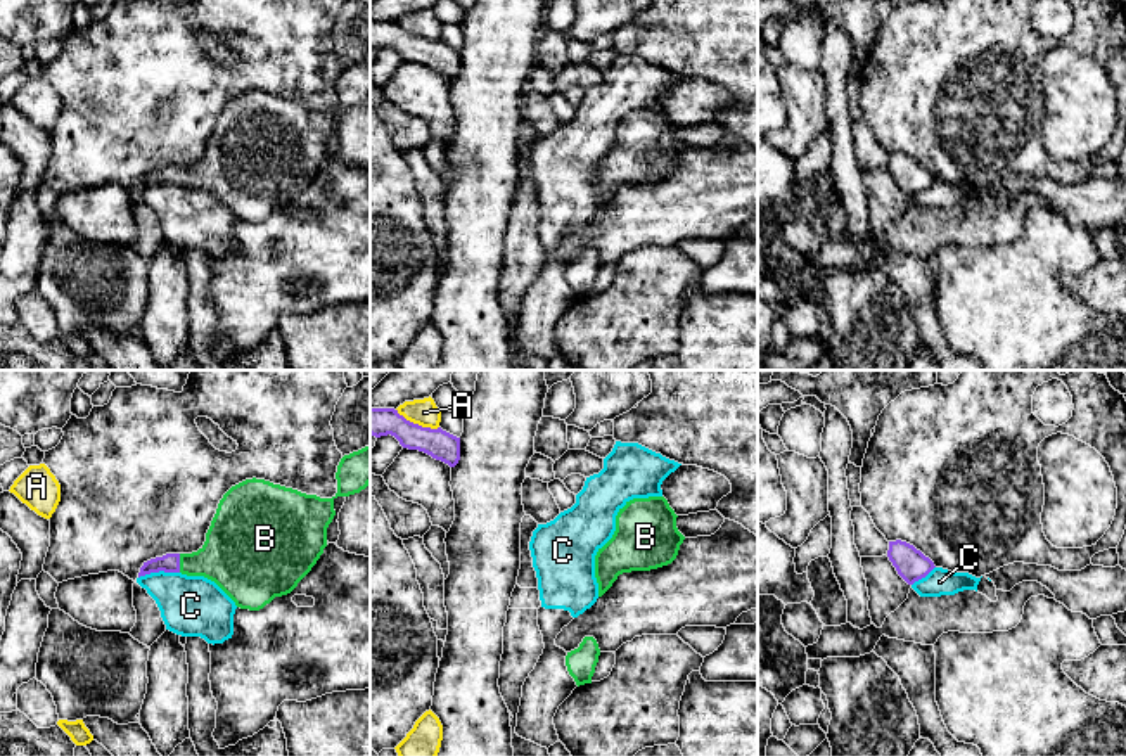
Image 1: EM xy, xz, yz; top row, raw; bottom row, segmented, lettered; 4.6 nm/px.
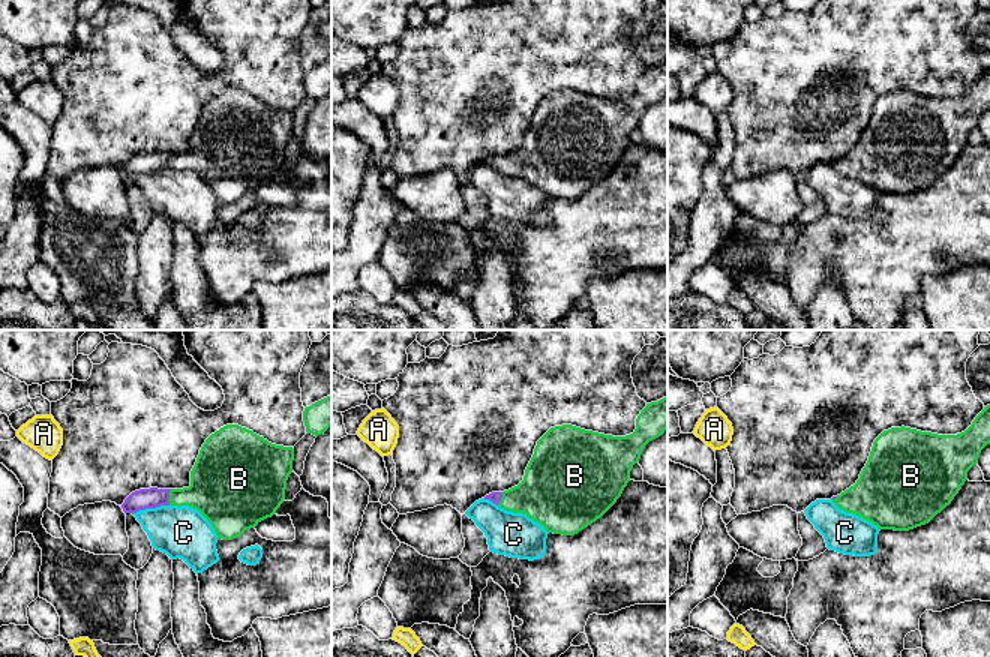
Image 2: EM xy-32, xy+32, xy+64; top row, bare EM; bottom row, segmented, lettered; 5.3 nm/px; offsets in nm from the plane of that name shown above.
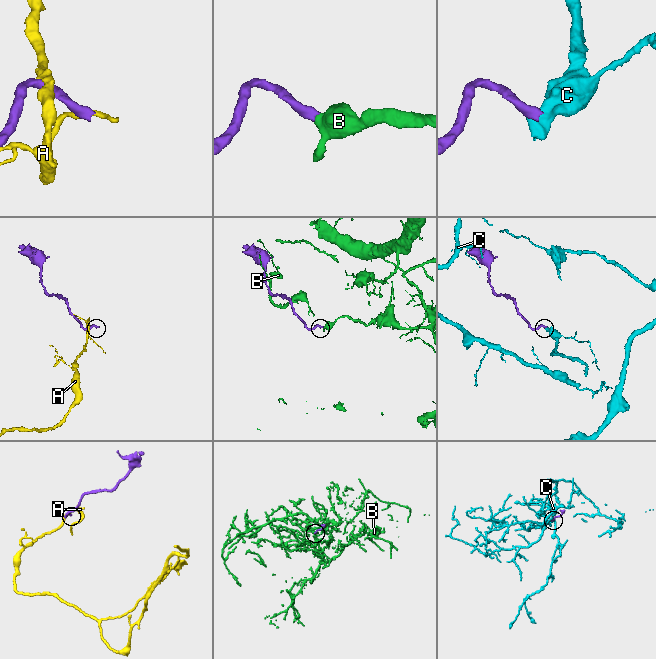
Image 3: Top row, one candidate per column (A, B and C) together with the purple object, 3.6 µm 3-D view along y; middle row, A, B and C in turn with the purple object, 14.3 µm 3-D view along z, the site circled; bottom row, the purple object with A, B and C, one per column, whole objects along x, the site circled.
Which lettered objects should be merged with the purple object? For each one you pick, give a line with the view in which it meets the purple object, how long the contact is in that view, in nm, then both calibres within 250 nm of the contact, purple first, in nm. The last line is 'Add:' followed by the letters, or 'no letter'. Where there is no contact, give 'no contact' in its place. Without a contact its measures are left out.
B: xy | 90 nm | 90/280 nm
Add: B

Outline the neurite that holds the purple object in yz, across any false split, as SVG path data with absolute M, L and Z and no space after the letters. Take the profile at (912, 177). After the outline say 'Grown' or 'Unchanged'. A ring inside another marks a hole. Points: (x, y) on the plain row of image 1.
M901 152L889 154L887 170L908 197L925 190L936 180L929 170Z. Unchanged

